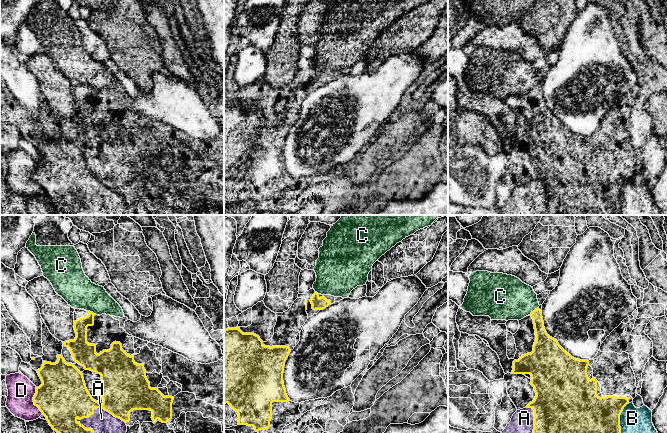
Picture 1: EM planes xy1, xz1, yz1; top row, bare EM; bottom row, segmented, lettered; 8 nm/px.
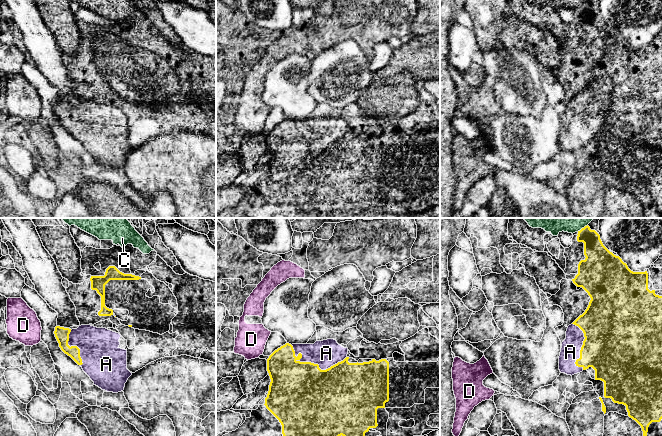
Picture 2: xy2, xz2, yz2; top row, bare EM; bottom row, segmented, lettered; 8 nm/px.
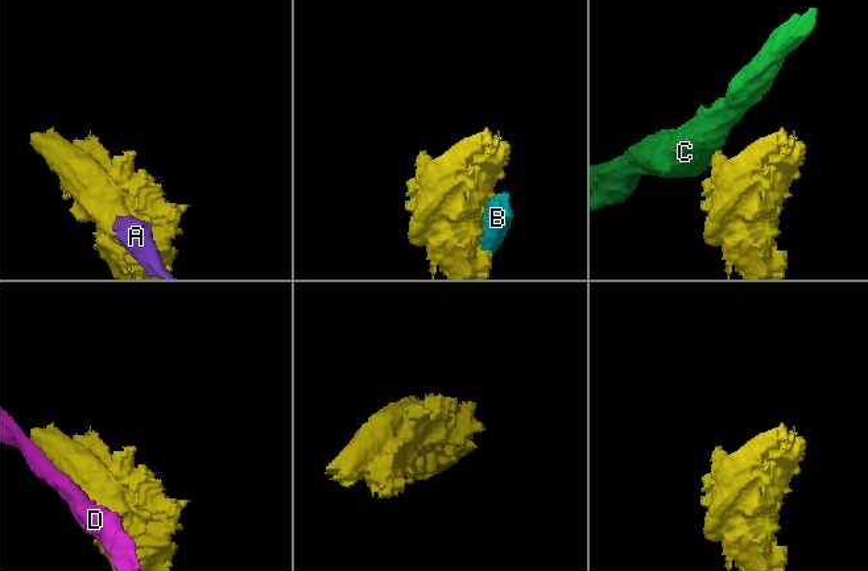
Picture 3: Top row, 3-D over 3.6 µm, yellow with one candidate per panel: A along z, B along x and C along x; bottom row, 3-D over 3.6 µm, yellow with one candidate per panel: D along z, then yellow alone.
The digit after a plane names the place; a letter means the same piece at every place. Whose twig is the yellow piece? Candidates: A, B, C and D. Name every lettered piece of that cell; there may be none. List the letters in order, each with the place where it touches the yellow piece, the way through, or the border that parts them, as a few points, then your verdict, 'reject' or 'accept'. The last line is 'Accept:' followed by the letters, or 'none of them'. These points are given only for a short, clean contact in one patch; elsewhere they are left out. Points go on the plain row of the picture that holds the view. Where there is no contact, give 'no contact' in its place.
A: meets yellow in xy1 at (99, 183); accept
B: meets yellow in yz1 at (619, 197); reject
C: meets yellow in yz1 at (533, 87); border along yz1 (538, 83), (529, 91); reject
D: meets yellow in xy1 at (33, 176); reject
Accept: A

